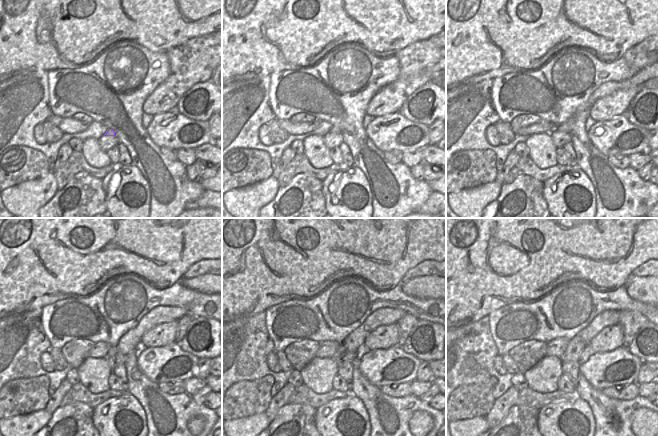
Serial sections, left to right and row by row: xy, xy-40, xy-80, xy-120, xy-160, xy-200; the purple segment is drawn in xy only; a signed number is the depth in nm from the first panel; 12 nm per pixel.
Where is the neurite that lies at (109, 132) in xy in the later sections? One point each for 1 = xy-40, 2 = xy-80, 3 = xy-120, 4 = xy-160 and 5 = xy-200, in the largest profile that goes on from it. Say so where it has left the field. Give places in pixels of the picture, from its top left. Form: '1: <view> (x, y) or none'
1: xy-40 (334, 129)
2: xy-80 (567, 126)
3: xy-120 (158, 315)
4: xy-160 (383, 316)
5: xy-200 (606, 318)

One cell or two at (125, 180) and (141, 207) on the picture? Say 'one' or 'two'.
one

